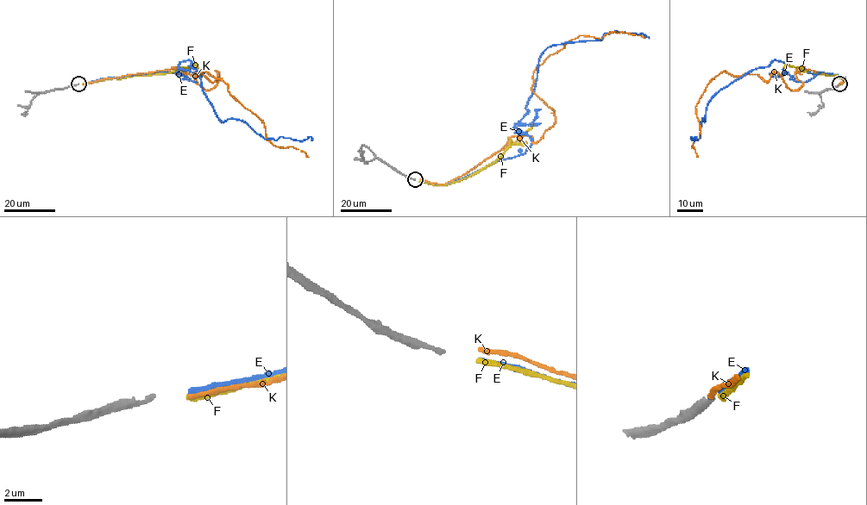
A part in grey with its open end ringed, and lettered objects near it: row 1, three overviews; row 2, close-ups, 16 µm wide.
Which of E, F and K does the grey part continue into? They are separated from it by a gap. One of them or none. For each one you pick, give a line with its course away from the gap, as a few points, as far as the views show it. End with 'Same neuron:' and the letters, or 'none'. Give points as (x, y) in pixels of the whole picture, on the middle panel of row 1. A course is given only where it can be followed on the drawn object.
E: Its course: (419, 180), (445, 184), (524, 152), (532, 140), (515, 124), (549, 46), (615, 30), (649, 38)
Same neuron: E

